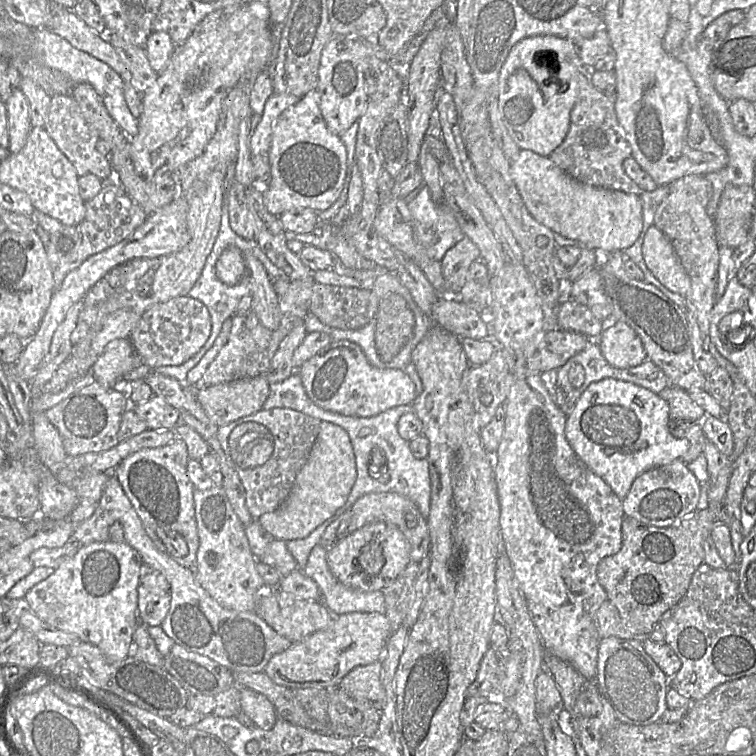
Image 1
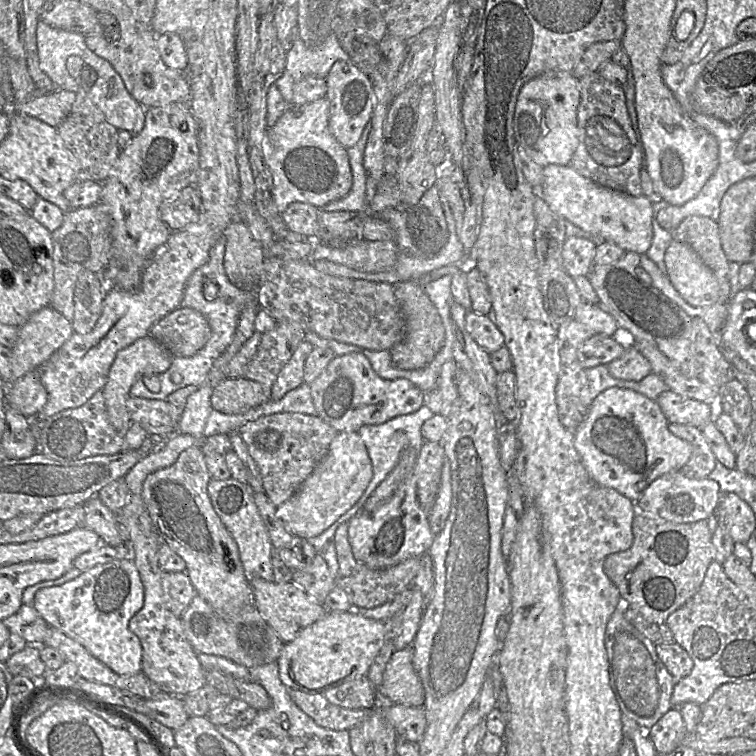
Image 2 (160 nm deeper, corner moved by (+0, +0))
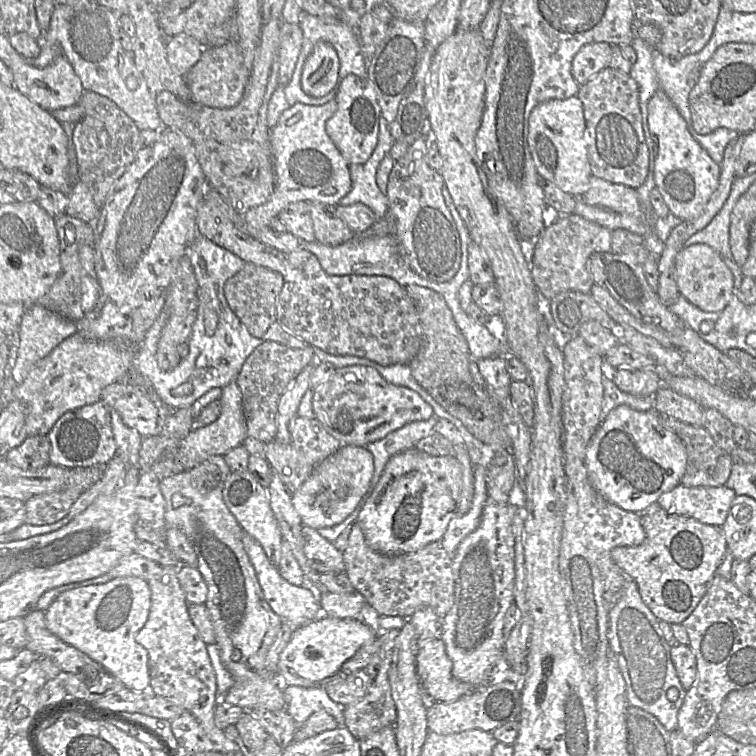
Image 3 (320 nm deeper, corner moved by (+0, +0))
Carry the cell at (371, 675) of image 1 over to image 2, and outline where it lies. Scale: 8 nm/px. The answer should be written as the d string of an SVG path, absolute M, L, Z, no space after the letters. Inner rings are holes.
M411 645L393 652L377 691L377 704L422 707L425 701L424 689L413 667L412 659Z

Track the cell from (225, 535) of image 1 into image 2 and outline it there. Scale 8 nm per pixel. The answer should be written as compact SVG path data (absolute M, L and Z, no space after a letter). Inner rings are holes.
M229 477L222 480L212 479L207 492L215 512L237 543L240 560L249 581L253 578L273 581L271 559L274 548L255 504L252 487L248 483Z

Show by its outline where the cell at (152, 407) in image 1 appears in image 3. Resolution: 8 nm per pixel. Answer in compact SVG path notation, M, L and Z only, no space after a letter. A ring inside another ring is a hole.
M123 380L112 383L103 390L101 399L143 438L160 433L160 409L138 386Z

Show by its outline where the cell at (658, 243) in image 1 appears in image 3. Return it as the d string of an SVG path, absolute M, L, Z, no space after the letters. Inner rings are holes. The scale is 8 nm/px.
M706 244L683 247L675 257L674 272L681 296L706 312L722 311L736 290L732 272L721 256Z

